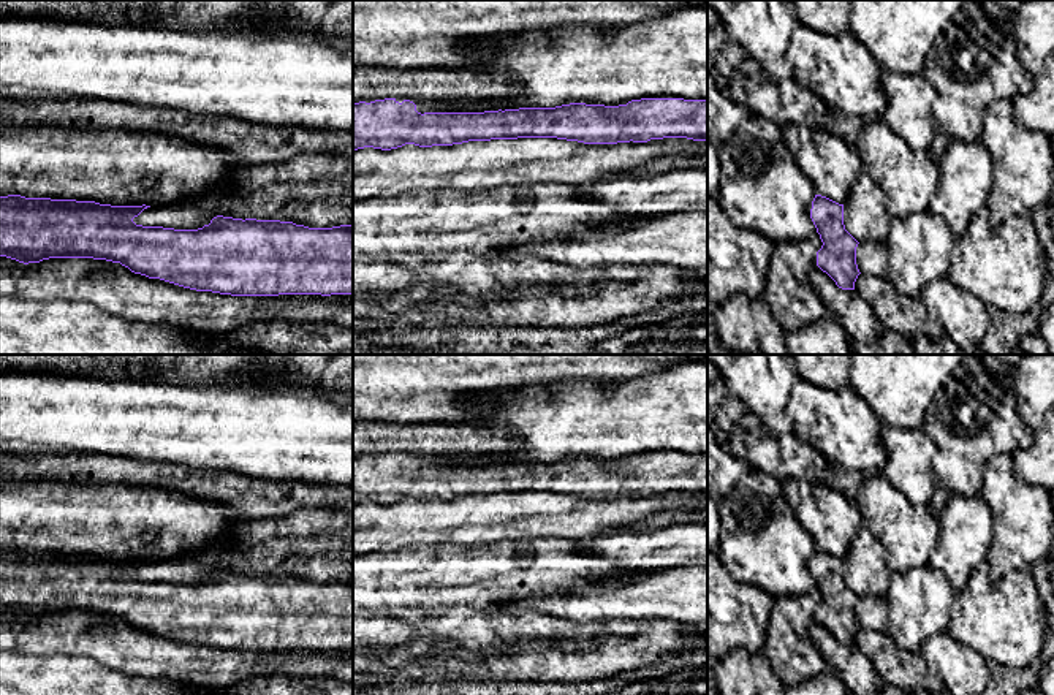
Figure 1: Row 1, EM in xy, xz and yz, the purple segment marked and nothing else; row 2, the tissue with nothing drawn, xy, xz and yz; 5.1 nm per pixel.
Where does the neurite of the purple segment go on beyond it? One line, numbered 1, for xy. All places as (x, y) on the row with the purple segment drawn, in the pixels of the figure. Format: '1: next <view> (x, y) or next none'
1: next none

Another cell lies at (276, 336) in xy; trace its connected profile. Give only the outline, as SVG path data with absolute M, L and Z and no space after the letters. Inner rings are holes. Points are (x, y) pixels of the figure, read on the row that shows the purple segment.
M280 320L256 321L236 329L228 336L204 336L203 344L217 344L220 347L250 347L279 355L353 355L353 331L334 325L296 325Z

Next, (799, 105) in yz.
M749 55L733 68L730 97L744 101L750 112L764 114L780 128L807 125L825 130L829 108L793 78L772 82Z

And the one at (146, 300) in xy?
M0 256L0 296L84 301L92 302L103 312L130 320L154 325L166 323L207 336L228 336L250 323L274 320L309 328L334 325L353 331L353 294L231 296L196 291L135 274L120 263L93 258L49 258L24 264Z

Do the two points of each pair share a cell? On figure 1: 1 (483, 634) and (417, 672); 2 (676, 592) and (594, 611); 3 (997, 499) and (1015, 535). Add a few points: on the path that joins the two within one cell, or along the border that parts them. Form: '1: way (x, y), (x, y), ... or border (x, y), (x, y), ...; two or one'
1: way (467, 634), (432, 667); one
2: way (655, 594), (614, 600); one
3: way (1007, 508), (1015, 516), (1015, 526); one

